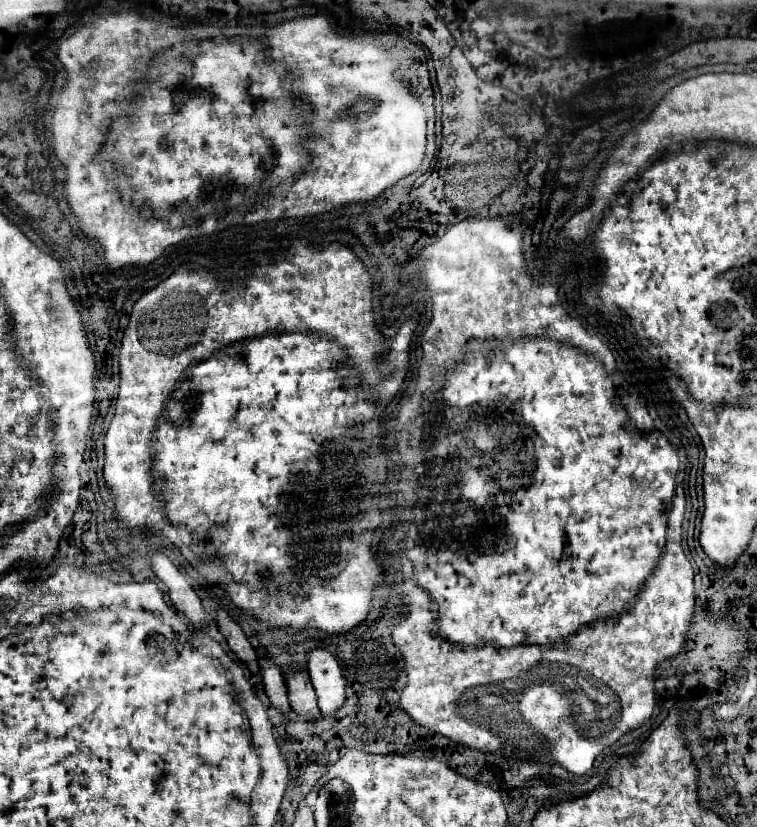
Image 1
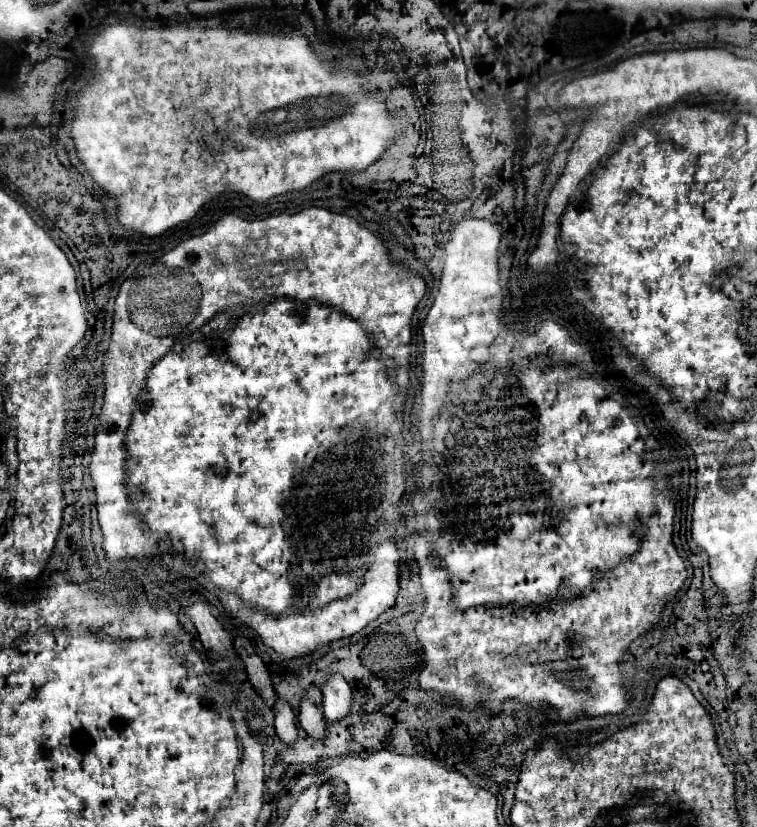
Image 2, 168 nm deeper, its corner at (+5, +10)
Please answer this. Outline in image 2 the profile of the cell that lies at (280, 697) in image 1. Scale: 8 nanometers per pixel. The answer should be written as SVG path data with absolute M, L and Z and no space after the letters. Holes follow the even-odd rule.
M278 700L274 704L274 712L276 712L276 734L284 744L294 744L298 732L296 732L296 714L292 712L292 708L284 702Z

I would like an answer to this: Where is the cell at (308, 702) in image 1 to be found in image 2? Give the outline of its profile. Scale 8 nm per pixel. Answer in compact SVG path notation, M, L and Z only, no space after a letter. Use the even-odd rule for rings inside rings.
M312 686L304 694L302 704L300 704L298 722L306 730L308 736L324 740L324 736L328 732L328 722L324 718L324 710L322 710L322 692L320 692L320 688Z

